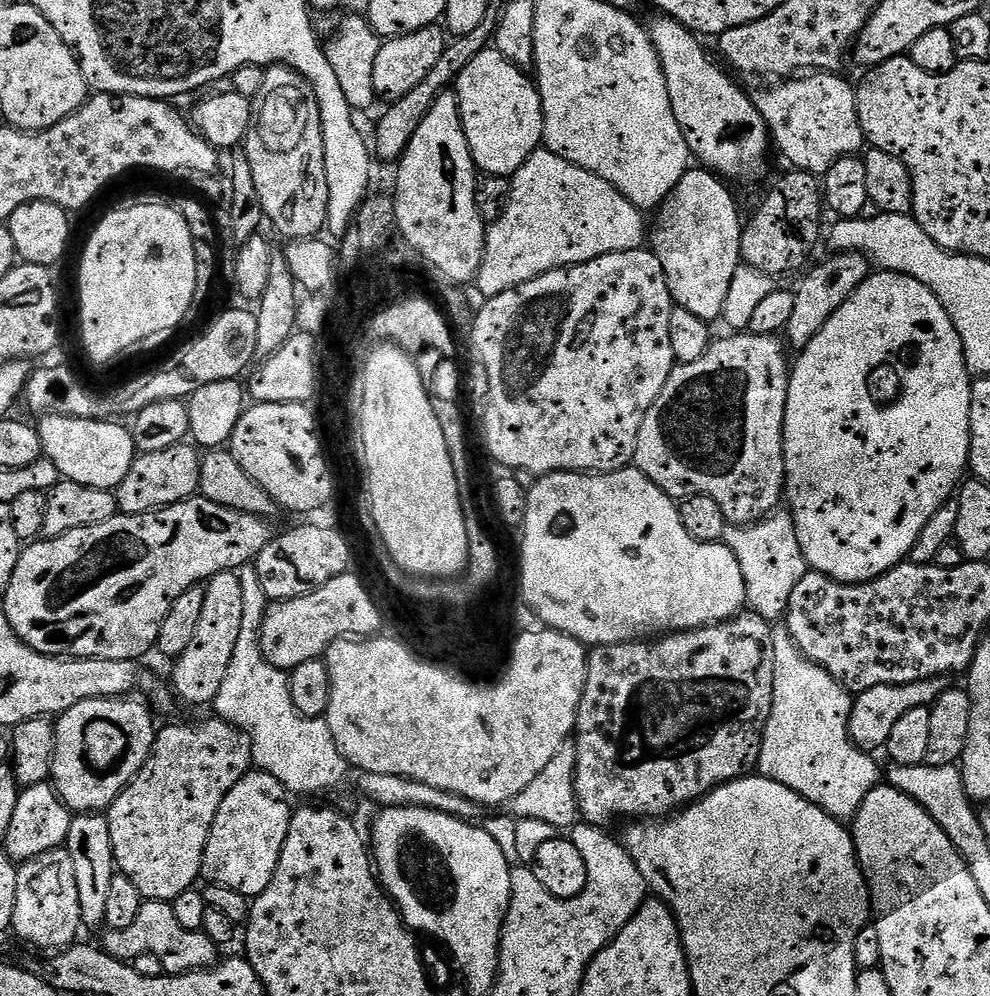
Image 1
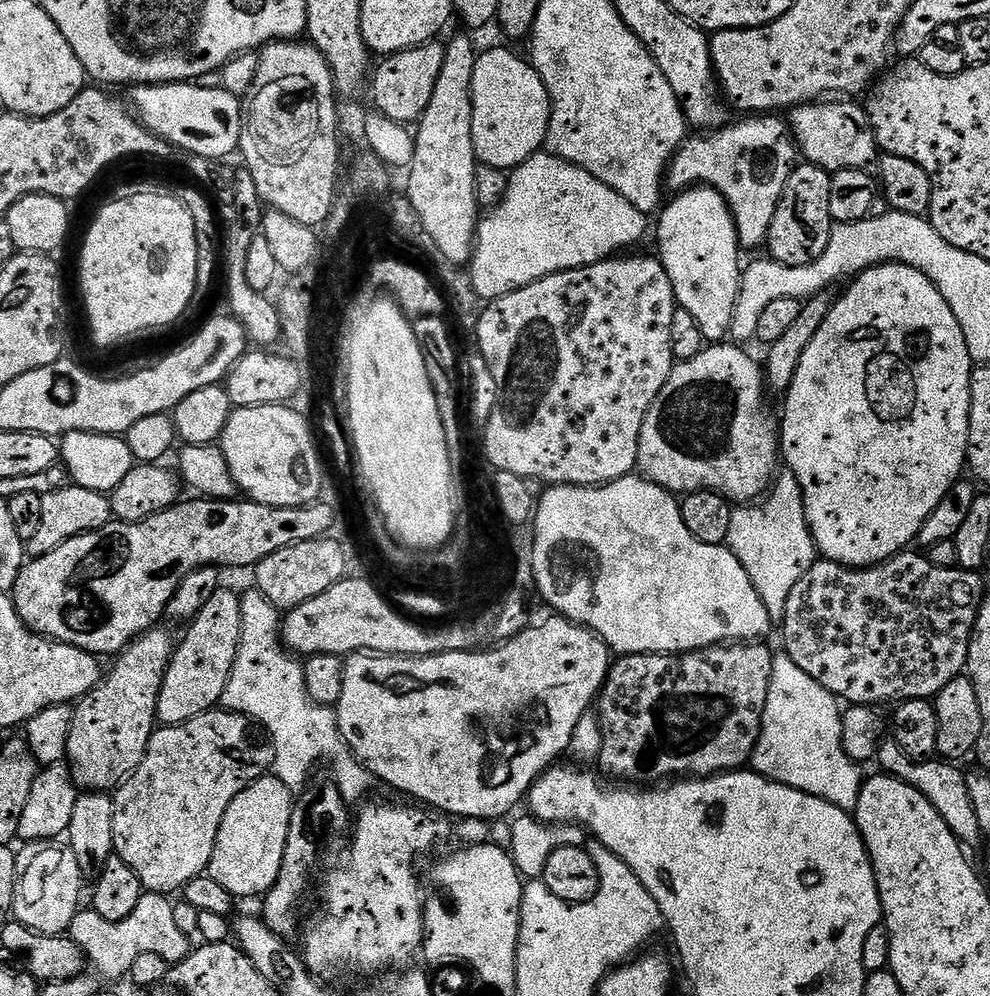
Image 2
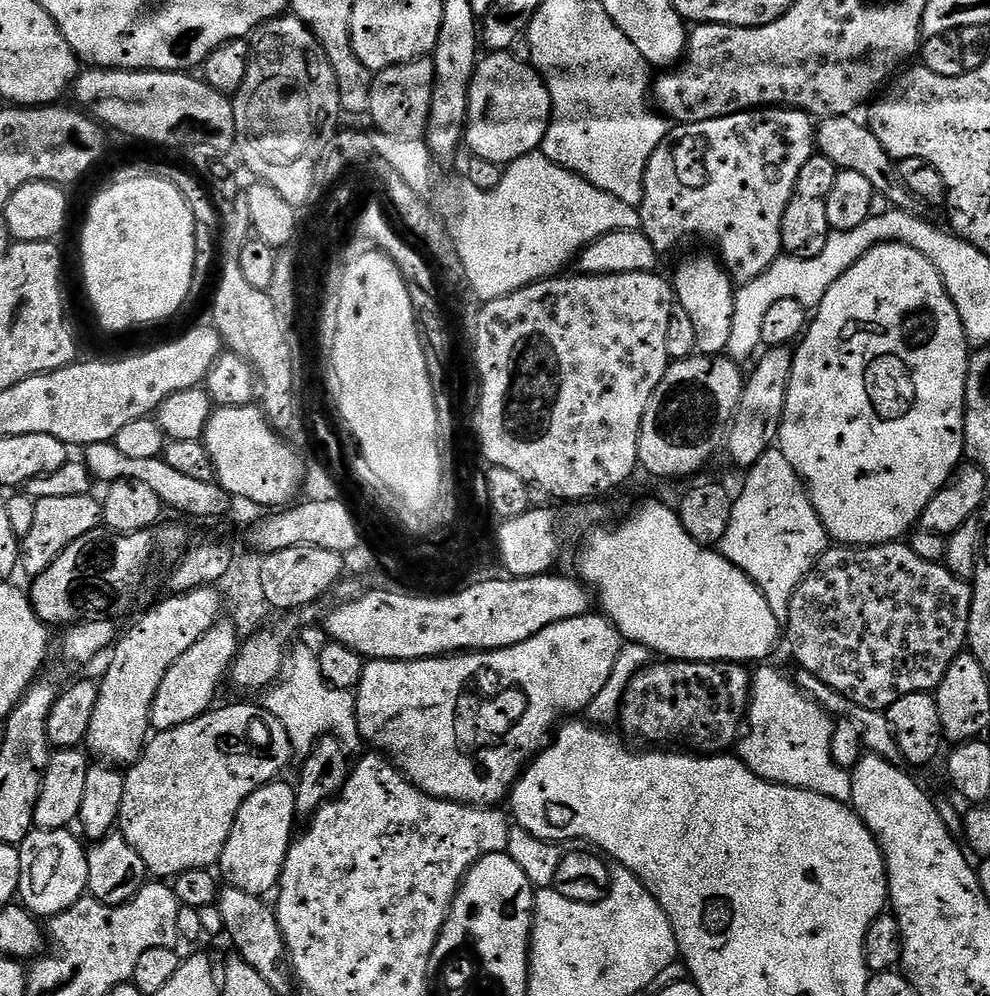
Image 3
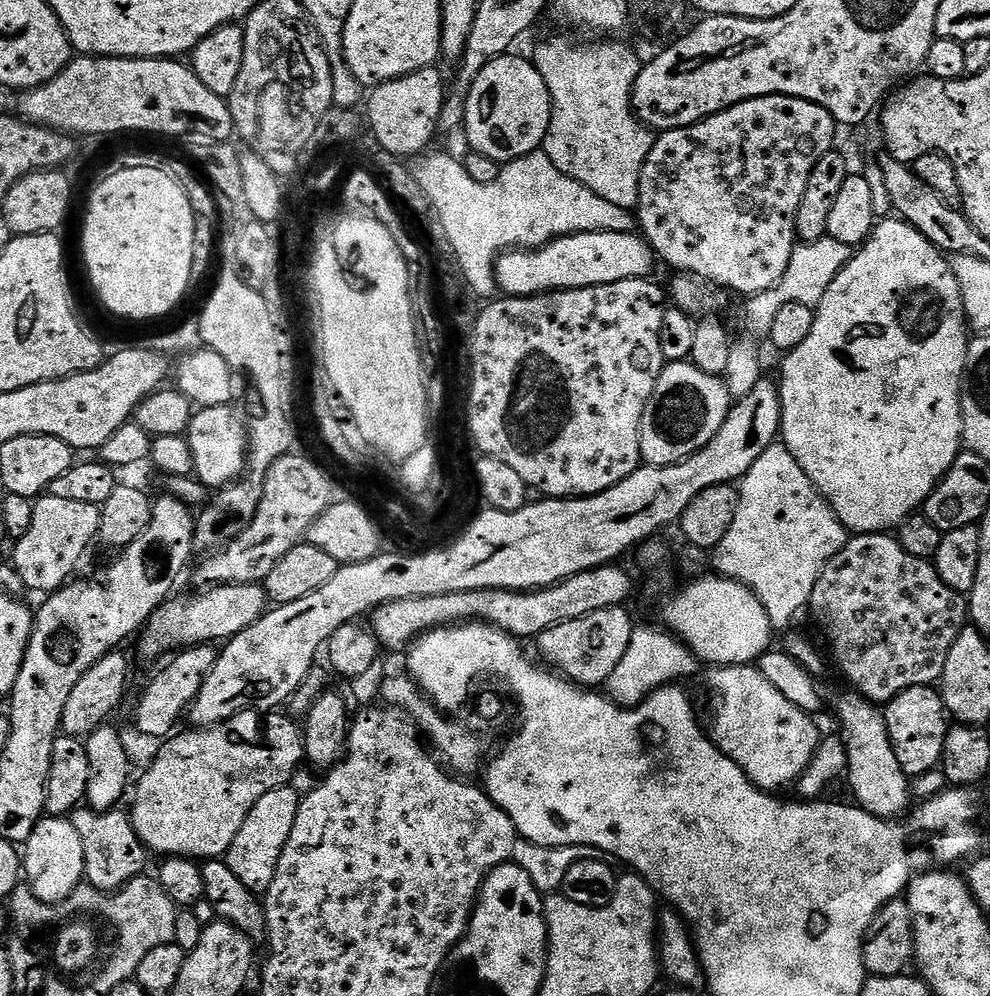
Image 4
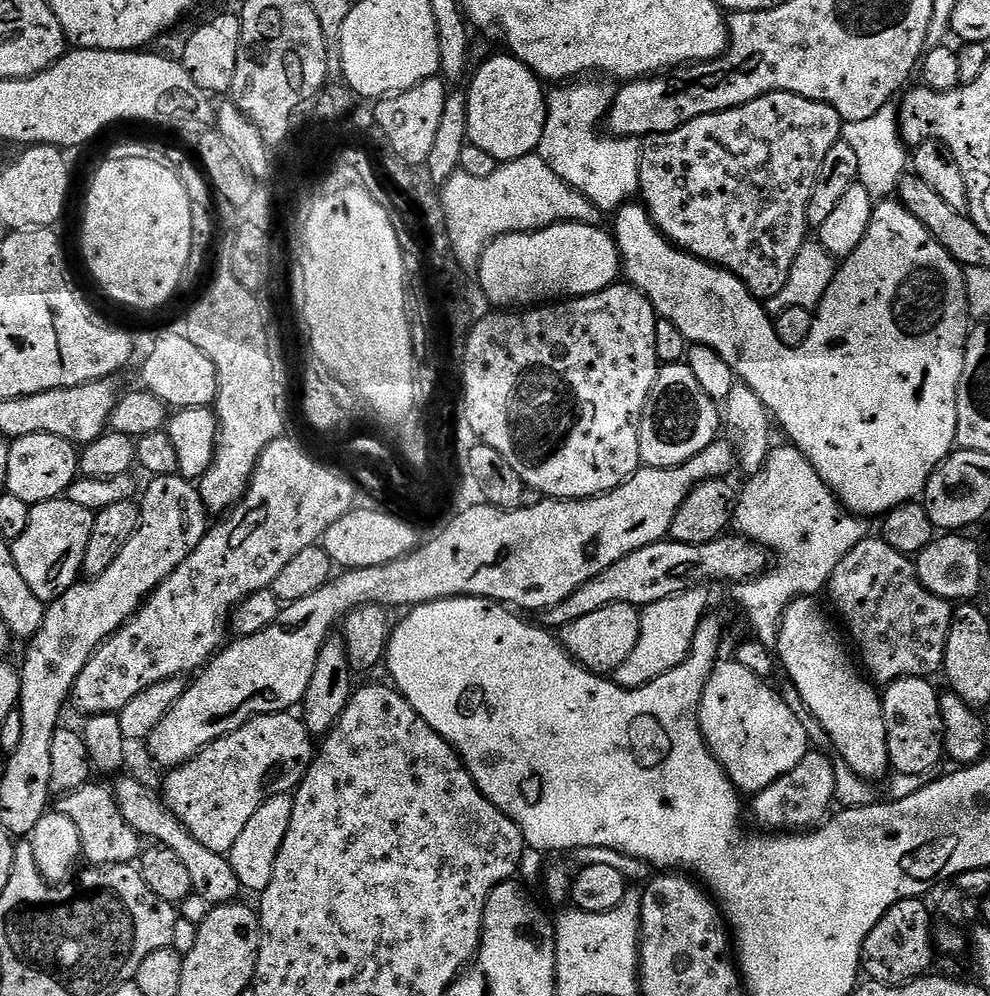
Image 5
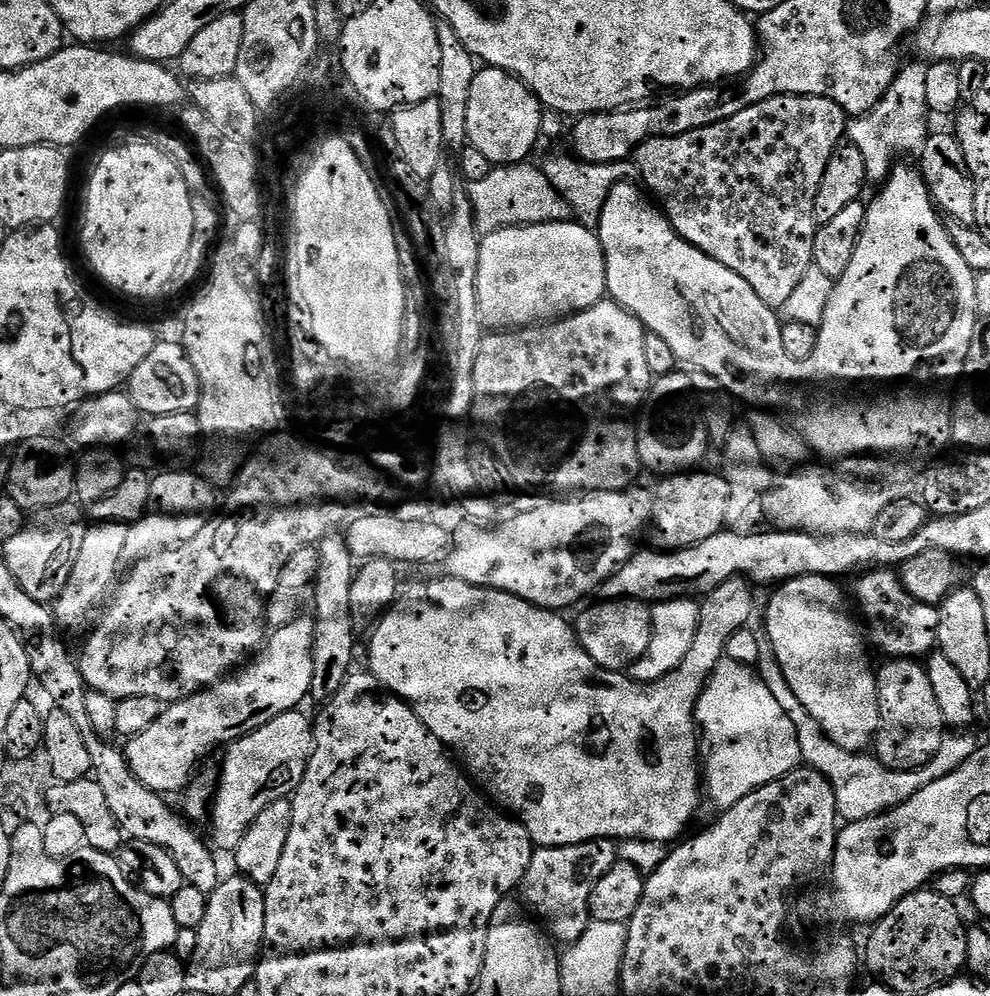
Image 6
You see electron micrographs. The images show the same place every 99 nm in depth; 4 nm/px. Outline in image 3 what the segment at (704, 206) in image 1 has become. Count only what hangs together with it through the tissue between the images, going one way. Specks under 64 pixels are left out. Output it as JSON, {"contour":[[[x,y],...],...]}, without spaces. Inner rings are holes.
{"contour":[[[715,255],[692,256],[676,272],[674,296],[679,307],[690,314],[694,322],[696,352],[702,356],[719,357],[727,353],[730,329],[734,323],[734,281]]]}

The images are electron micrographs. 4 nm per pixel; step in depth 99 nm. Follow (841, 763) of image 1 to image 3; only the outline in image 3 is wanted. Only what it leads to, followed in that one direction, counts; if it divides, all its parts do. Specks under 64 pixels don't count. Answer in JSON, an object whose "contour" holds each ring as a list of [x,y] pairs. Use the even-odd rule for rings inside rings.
{"contour":[[[768,666],[757,667],[760,669],[751,673],[746,731],[738,741],[739,759],[751,772],[772,784],[810,790],[848,804],[852,799],[852,774],[847,768],[839,768],[832,757],[833,717],[807,696],[791,675],[783,676],[776,668],[764,667]],[[784,736],[792,736],[789,748]],[[791,756],[792,776],[788,776],[788,759]]]}

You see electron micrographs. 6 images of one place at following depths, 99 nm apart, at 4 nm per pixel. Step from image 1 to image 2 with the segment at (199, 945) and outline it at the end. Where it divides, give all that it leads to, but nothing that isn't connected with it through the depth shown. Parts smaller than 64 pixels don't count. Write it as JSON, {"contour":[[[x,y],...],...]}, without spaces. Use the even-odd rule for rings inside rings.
{"contour":[[[145,891],[134,914],[130,914],[130,918],[122,918],[122,922],[108,922],[91,910],[77,912],[70,935],[84,951],[87,963],[91,967],[93,964],[97,974],[108,980],[127,977],[134,962],[142,954],[160,955],[171,966],[185,960],[194,947],[189,936],[182,934],[178,922],[174,922],[173,901],[167,895],[149,891]]]}

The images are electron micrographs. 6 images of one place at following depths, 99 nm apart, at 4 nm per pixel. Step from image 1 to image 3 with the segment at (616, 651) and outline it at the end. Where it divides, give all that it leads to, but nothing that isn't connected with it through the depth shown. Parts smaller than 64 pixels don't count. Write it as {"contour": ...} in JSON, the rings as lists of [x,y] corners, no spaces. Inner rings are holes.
{"contour":[[[668,660],[660,663],[664,664],[649,663],[626,686],[618,717],[619,726],[624,727],[623,735],[649,740],[652,746],[683,746],[696,754],[727,753],[731,749],[728,747],[739,741],[746,724],[748,698],[752,690],[749,669],[731,662],[707,664],[701,660]]]}

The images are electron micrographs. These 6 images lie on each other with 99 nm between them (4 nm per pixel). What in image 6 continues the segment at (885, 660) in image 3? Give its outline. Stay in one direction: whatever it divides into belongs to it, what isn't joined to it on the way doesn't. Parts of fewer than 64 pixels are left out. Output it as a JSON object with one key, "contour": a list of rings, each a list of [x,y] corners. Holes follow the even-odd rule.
{"contour":[[[892,568],[869,570],[856,582],[856,604],[861,612],[859,615],[862,620],[864,615],[866,636],[875,651],[877,648],[884,658],[894,660],[920,660],[937,651],[940,609],[934,604],[918,602],[918,598],[914,598],[914,594],[902,586],[899,571]]]}

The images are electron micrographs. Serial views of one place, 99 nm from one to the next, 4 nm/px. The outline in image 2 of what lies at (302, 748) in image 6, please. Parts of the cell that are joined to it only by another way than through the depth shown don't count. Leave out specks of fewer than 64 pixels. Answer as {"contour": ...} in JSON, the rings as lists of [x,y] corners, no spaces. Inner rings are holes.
{"contour":[[[213,710],[198,714],[198,718],[190,718],[190,722],[185,724],[169,724],[157,727],[152,733],[142,762],[135,768],[131,776],[120,785],[114,796],[116,805],[114,806],[112,846],[115,855],[120,856],[122,862],[126,862],[126,866],[130,866],[130,870],[134,870],[134,874],[138,874],[145,890],[161,894],[179,893],[195,876],[202,876],[207,873],[208,863],[214,854],[214,842],[218,838],[218,826],[222,826],[222,818],[226,815],[226,809],[230,806],[230,802],[234,802],[234,798],[238,798],[238,794],[242,794],[242,790],[246,790],[246,786],[253,784],[258,777],[265,775],[271,769],[273,758],[274,750],[271,740],[252,719],[237,712]]]}

